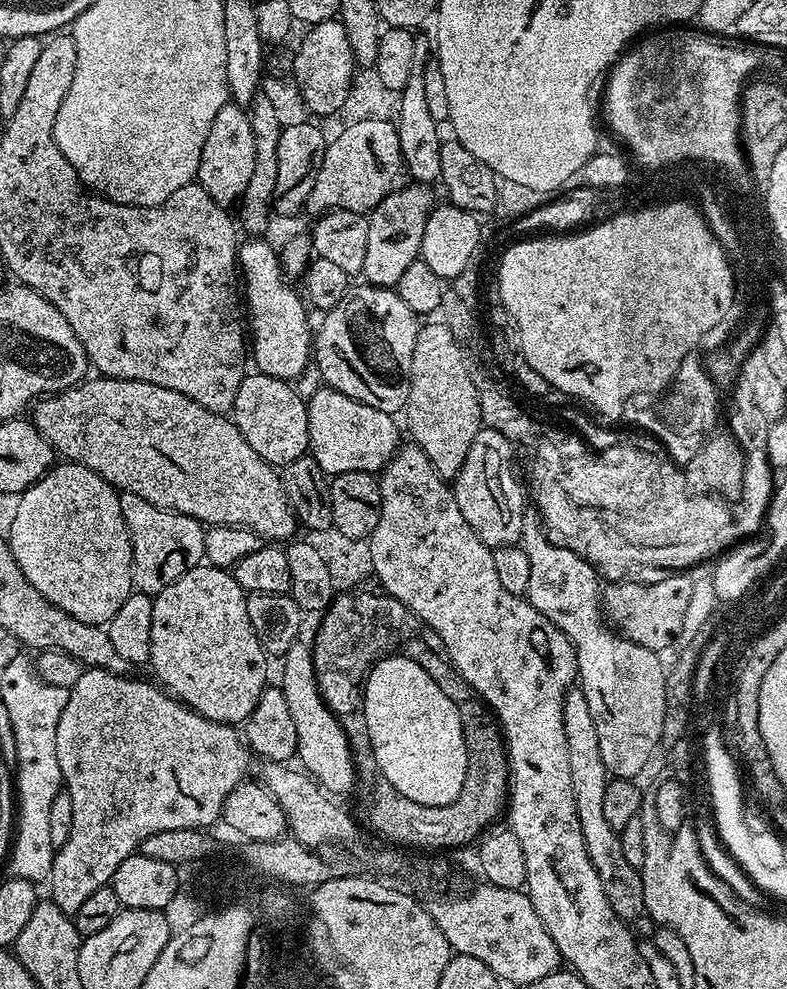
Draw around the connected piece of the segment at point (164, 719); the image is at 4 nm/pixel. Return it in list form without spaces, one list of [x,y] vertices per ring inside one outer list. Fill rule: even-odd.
[[[97,668],[87,669],[80,675],[78,682],[74,682],[74,686],[68,689],[66,710],[62,710],[58,718],[56,727],[58,766],[62,770],[63,787],[70,794],[70,802],[74,802],[74,823],[70,825],[70,838],[66,838],[63,846],[56,849],[50,877],[50,885],[52,884],[50,898],[71,917],[75,917],[78,906],[82,906],[82,902],[86,902],[86,898],[90,898],[94,890],[111,885],[114,870],[118,870],[118,866],[122,866],[122,862],[126,862],[126,858],[130,858],[139,849],[140,844],[146,842],[146,838],[150,838],[150,834],[162,834],[162,830],[182,830],[183,828],[211,829],[211,824],[221,819],[230,790],[234,790],[234,786],[238,786],[247,777],[244,775],[248,772],[250,749],[242,739],[241,733],[233,725],[219,724],[206,719],[205,716],[199,716],[187,704],[181,704],[163,687],[155,683],[147,684],[144,680],[132,679],[131,675],[119,676]]]

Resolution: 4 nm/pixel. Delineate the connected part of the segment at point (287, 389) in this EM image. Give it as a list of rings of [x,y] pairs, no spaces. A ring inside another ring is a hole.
[[[253,371],[245,375],[238,394],[234,394],[230,419],[238,426],[242,438],[250,442],[254,454],[273,466],[289,464],[308,452],[308,405],[305,397],[300,397],[292,387],[287,380]]]

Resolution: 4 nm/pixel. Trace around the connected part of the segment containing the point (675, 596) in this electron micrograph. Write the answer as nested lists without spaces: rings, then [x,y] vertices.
[[[668,574],[665,580],[656,580],[653,584],[644,584],[635,579],[612,582],[603,589],[602,611],[605,621],[619,635],[638,646],[653,650],[671,649],[676,636],[682,630],[686,608],[690,606],[690,594],[694,583],[688,574]]]

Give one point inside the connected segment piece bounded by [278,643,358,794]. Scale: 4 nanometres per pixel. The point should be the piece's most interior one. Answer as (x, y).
(323, 747)

